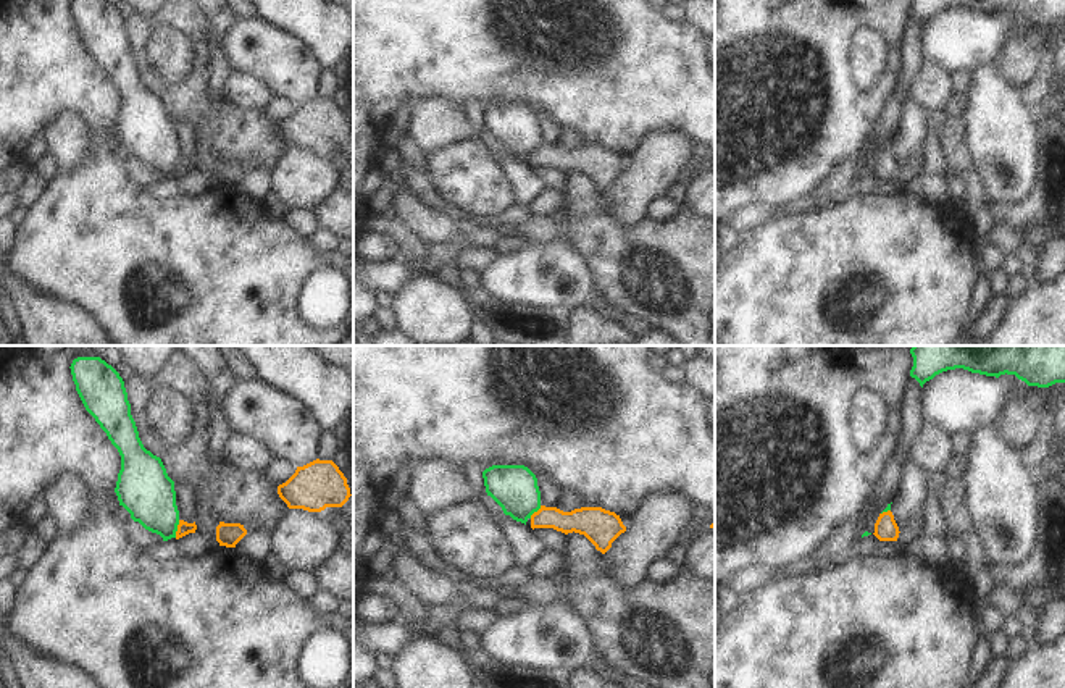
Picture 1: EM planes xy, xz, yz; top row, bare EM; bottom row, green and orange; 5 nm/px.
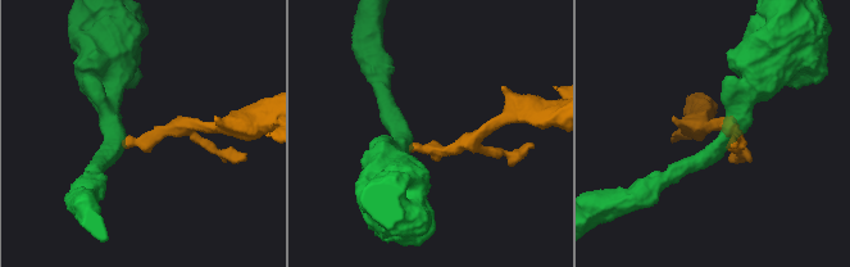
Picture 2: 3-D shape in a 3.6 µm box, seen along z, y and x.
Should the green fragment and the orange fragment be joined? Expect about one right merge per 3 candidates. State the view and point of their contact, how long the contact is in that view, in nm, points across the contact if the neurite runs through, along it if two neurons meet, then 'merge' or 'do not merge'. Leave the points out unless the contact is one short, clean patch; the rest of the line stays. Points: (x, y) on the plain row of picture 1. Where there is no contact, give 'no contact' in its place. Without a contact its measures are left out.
xy (176, 167) | 90 nm | along xy (179, 159), (175, 175) | do not merge

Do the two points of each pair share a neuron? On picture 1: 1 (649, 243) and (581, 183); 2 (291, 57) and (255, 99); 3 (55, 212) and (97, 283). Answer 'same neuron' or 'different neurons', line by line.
1: same neuron
2: different neurons
3: same neuron

